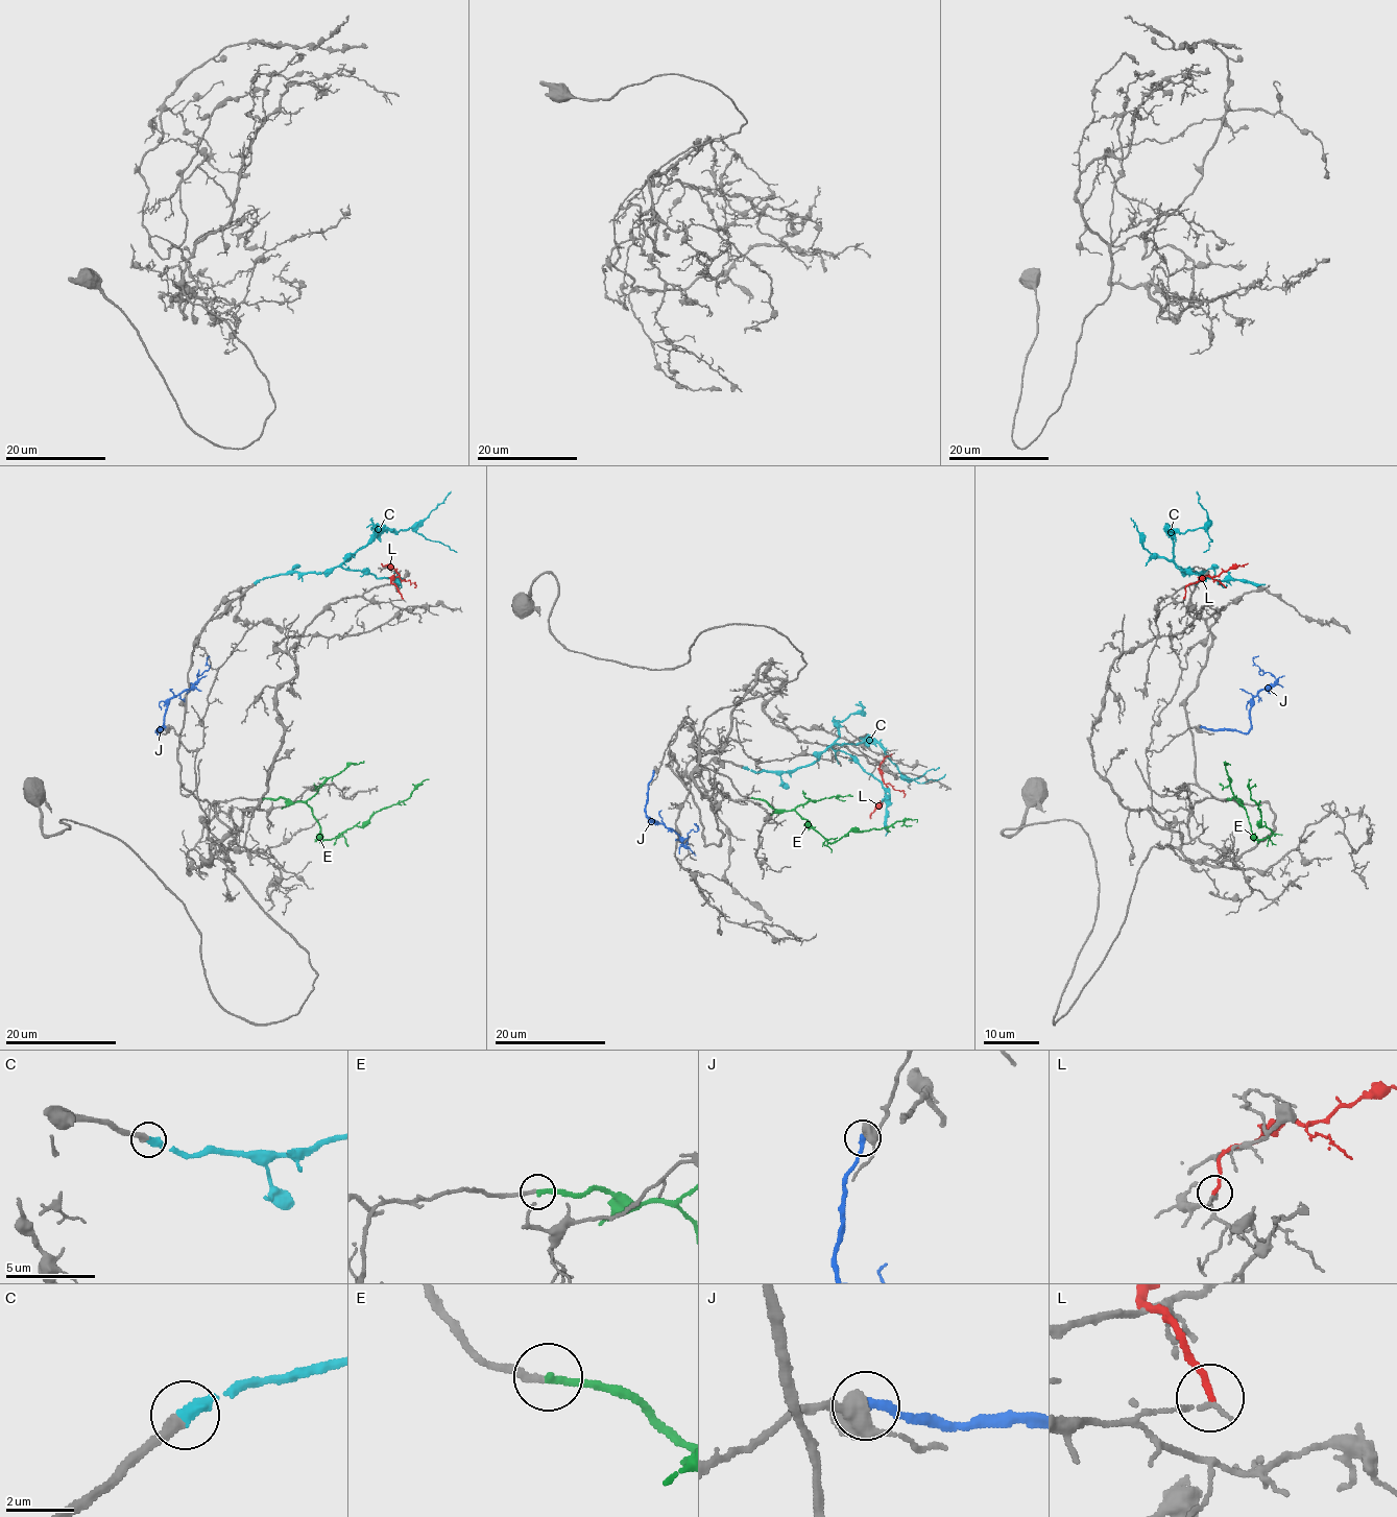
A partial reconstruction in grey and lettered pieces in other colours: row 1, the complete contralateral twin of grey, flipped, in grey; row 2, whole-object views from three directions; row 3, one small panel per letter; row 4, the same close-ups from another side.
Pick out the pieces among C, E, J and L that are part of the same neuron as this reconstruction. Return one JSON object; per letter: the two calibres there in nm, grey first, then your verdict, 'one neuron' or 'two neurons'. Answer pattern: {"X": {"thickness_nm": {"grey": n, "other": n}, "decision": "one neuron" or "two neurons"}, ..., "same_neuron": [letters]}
{"C": {"thickness_nm": {"grey": 360, "other": 400}, "decision": "one neuron"}, "E": {"thickness_nm": {"grey": 240, "other": 260}, "decision": "one neuron"}, "J": {"thickness_nm": {"grey": 550, "other": 280}, "decision": "two neurons"}, "L": {"thickness_nm": {"grey": 150, "other": 190}, "decision": "two neurons"}, "same_neuron": ["C", "E"]}

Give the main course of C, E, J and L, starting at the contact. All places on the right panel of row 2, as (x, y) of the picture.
C: (1196, 583), (1200, 572), (1185, 571), (1174, 562), (1173, 530), (1185, 533), (1202, 528), (1212, 540), (1203, 552)
E: (1227, 798), (1239, 800), (1253, 837), (1267, 838), (1272, 833), (1259, 825), (1261, 813), (1251, 799), (1251, 778)
J: (1200, 727), (1249, 730), (1250, 702), (1275, 681), (1268, 672), (1258, 672), (1253, 659), (1258, 655)
L: (1183, 598), (1185, 588), (1195, 581), (1247, 563)

